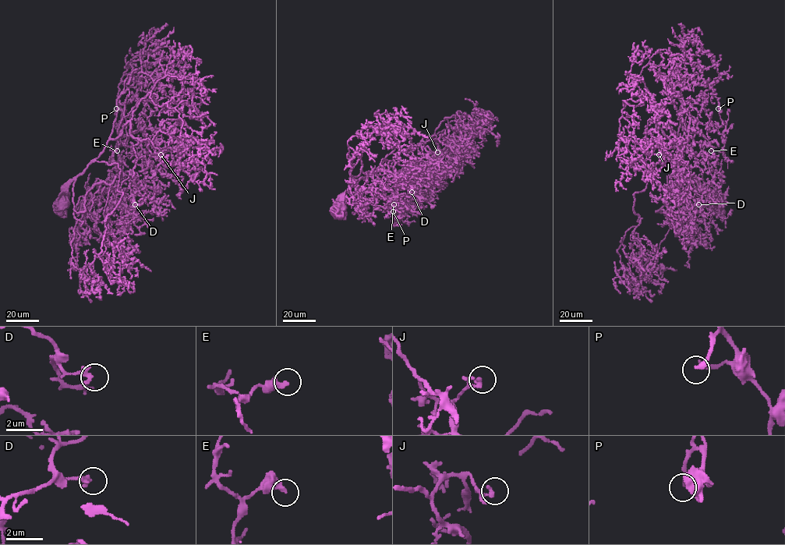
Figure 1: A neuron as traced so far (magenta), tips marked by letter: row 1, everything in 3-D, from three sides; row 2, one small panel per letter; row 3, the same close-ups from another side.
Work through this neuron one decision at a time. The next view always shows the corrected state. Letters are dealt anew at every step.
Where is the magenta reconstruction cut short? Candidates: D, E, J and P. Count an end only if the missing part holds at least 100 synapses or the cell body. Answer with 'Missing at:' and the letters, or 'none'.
Missing at: none

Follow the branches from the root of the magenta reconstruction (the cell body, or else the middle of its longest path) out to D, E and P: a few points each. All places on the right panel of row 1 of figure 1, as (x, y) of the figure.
D: (714, 203), (693, 178), (672, 209), (656, 211), (678, 196), (675, 182), (667, 184), (687, 209), (698, 204)
E: (714, 203), (679, 157), (683, 97), (673, 90), (694, 140), (708, 157), (711, 150)
P: (714, 203), (679, 157), (683, 97), (673, 90), (670, 94), (705, 103), (709, 119), (721, 126), (718, 108)

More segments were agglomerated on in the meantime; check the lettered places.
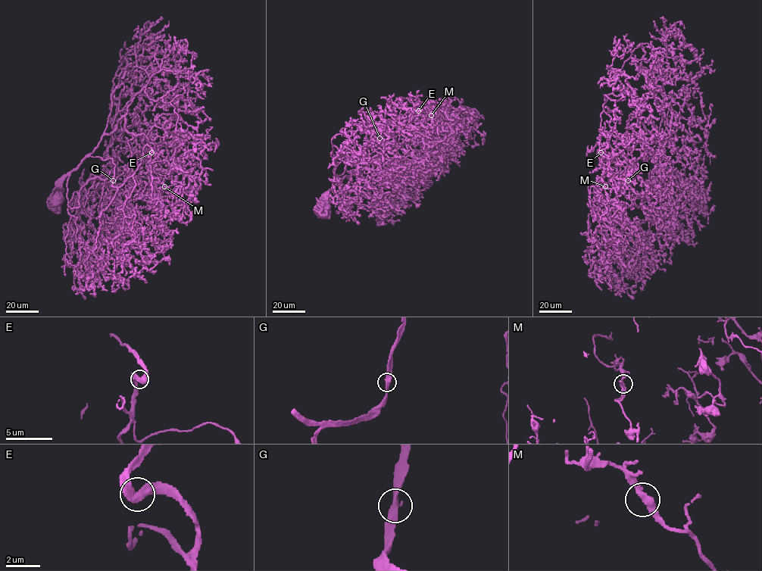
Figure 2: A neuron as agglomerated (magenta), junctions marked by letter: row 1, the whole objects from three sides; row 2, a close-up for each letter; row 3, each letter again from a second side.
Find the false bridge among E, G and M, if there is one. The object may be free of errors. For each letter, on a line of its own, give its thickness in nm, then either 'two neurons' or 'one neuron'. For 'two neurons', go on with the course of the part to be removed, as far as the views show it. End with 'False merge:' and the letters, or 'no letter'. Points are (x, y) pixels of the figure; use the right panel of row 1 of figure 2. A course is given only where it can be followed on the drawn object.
E: 400 nm | one neuron
G: 360 nm | one neuron
M: 340 nm | one neuron
False merge: no letter

